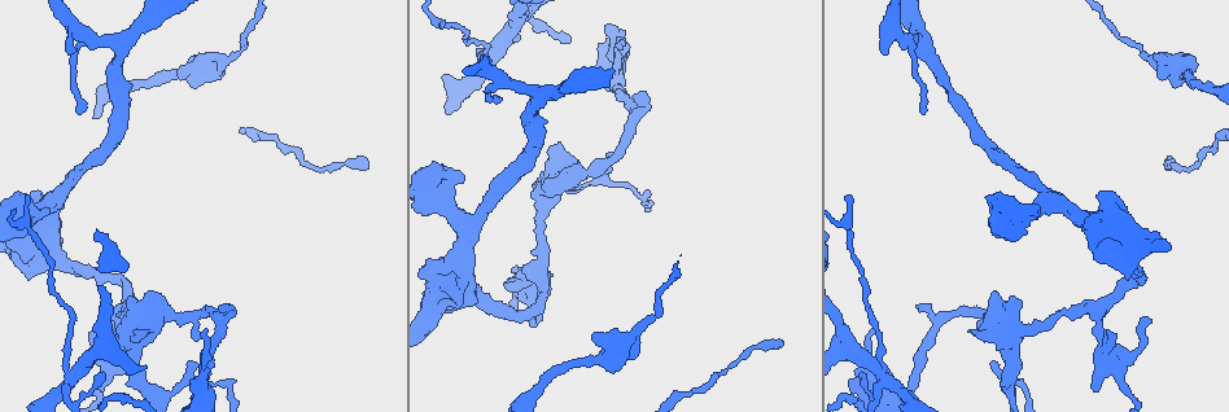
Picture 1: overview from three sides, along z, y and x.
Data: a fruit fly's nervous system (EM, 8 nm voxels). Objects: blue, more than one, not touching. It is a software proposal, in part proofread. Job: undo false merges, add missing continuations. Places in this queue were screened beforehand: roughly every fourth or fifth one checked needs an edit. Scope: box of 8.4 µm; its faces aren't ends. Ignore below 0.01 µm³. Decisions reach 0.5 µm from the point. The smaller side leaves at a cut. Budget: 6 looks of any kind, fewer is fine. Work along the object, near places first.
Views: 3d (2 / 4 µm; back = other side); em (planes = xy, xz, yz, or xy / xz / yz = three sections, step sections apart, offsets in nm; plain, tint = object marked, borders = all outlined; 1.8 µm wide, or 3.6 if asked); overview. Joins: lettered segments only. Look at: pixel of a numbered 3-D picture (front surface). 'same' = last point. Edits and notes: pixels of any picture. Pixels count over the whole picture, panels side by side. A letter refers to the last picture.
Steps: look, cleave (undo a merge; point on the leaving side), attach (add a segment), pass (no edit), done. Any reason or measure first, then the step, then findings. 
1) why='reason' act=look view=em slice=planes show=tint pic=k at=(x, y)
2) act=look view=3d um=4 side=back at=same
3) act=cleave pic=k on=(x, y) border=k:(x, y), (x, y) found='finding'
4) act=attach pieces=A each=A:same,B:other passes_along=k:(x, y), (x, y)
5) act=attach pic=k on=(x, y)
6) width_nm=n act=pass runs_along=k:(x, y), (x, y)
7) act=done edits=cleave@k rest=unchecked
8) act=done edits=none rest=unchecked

why='free end' act=look view=em slice=yz step=8 show=tint pic=1 at=(69, 53)

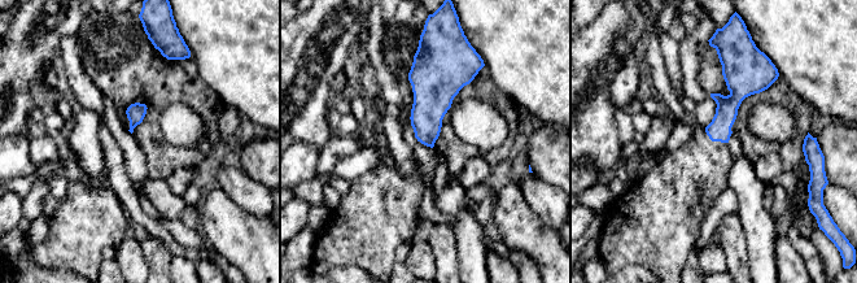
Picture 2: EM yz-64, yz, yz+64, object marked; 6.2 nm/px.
act=look view=em slice=planes show=borders at=same

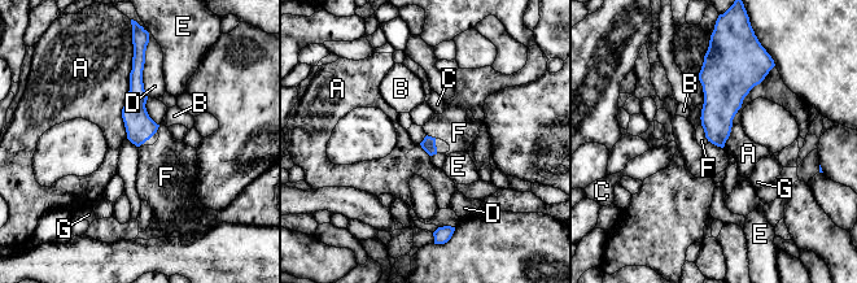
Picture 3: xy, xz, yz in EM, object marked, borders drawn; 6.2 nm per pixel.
act=attach pieces=F each=A:other,B:other,C:other,D:other,E:other,F:same,G:other passes_along=3:(724, 96), (704, 131), (700, 135) found='the neuron continues'

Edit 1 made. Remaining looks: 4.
why='sharp bend' act=look view=em slice=planes show=borders pic=1 at=(491, 54)

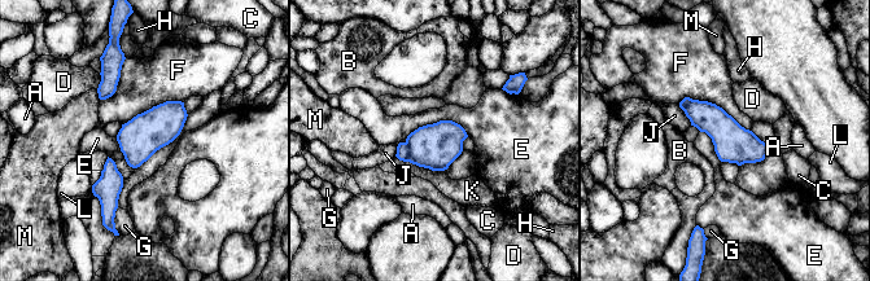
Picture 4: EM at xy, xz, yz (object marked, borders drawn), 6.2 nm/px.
longest_contact=F:480nm act=cleave pic=4 on=(402, 149) each=A:other,B:other,C:other,D:other,E:other,F:other,G:other,H:other,J:other,K:other,L:other,M:other border=4:(405, 143), (409, 150), (409, 161) found='two neurons meet here'

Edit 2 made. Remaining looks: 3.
why='branch stops here' act=look view=em slice=planes show=borders pic=1 at=(461, 175)

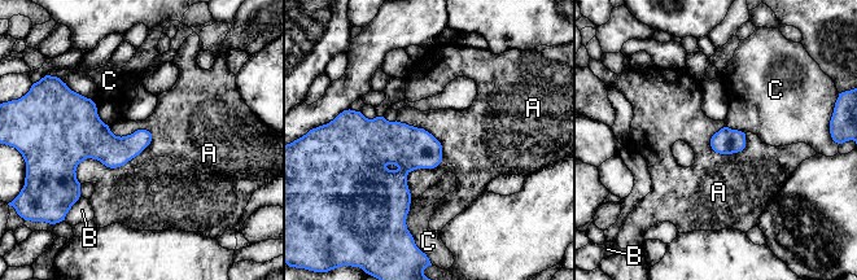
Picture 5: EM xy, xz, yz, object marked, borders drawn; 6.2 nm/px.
longest_contact=A:550nm act=pass each=A:other,B:other,C:other border=5:(152, 134), (77, 180) found='none of them fits'

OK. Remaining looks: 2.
act=done edits=attach@3,cleave@4 rest=unchecked

